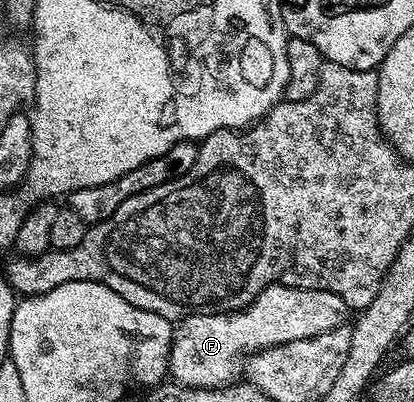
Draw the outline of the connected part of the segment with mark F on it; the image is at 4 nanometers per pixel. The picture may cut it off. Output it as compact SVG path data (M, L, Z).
M273 282L250 299L250 305L233 312L188 314L174 326L170 344L169 377L182 386L229 386L237 383L244 374L244 360L256 350L266 350L292 340L320 336L347 321L348 307L336 292L305 290L295 286L282 286Z

